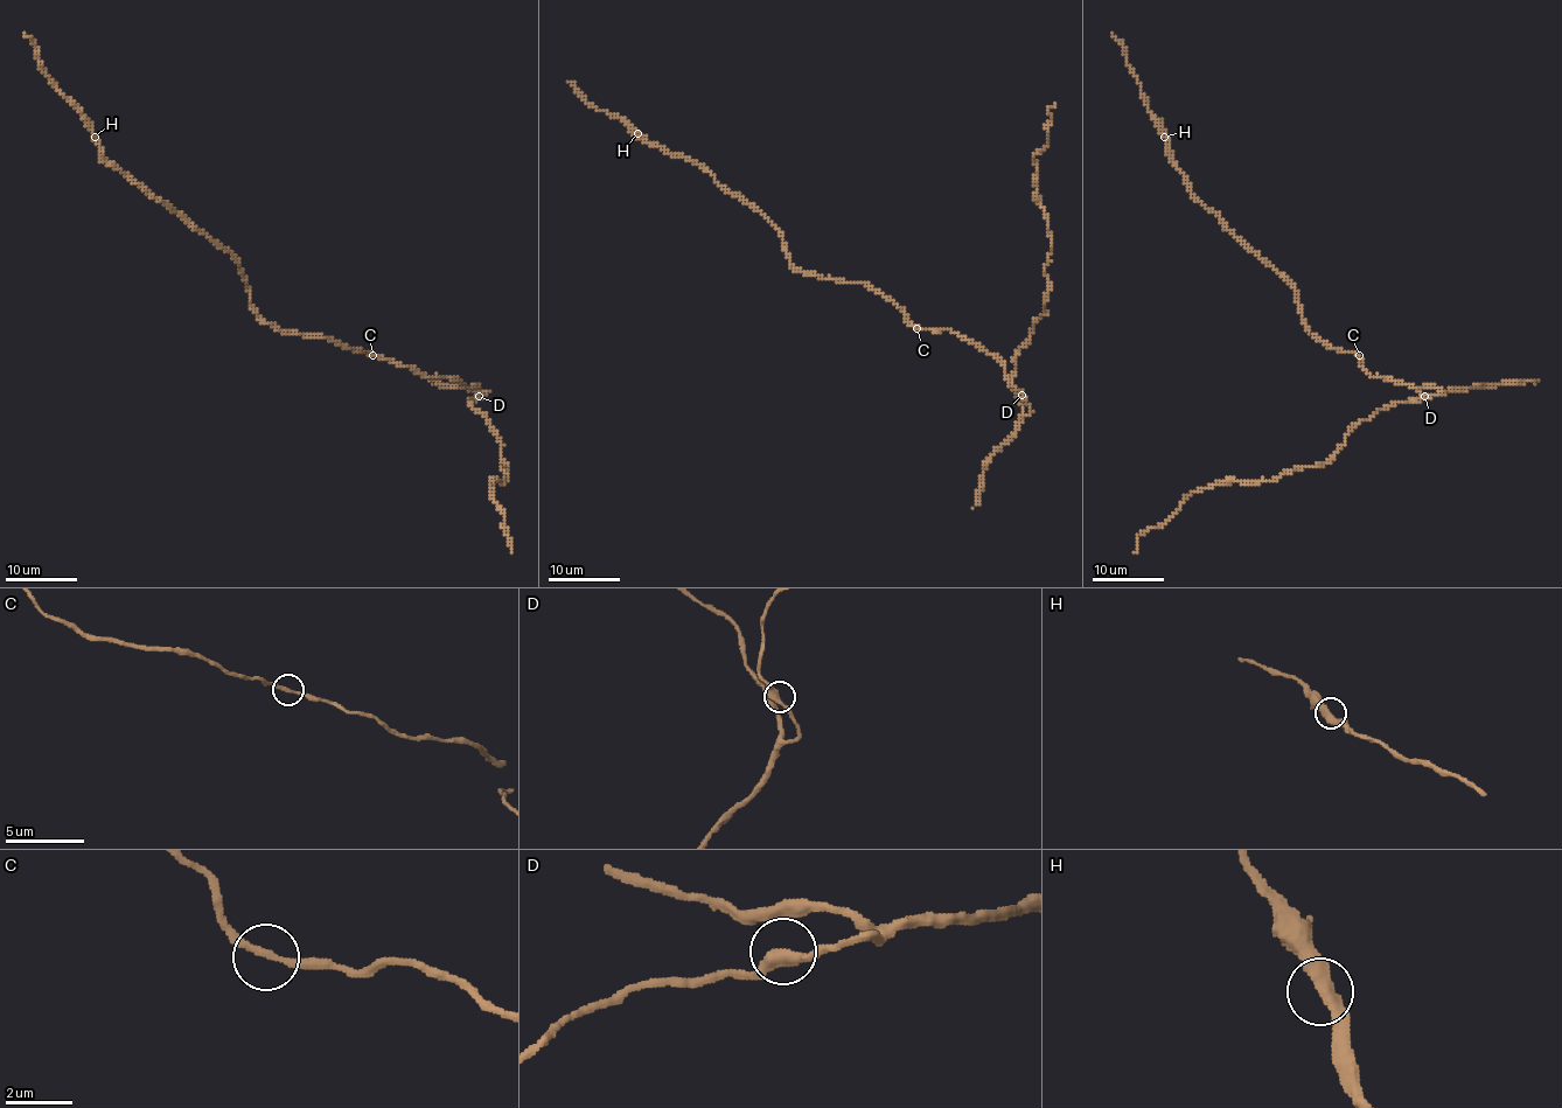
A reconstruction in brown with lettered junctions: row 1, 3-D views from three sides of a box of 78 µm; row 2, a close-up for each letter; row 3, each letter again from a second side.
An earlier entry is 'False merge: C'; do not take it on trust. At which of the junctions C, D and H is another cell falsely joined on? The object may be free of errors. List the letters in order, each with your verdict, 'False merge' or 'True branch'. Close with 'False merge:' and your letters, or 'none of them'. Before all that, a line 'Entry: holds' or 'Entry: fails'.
Entry: fails
C: True branch
D: True branch
H: True branch
False merge: none of them

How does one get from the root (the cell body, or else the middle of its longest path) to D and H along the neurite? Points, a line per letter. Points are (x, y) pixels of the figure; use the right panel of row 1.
D: (1357, 356), (1371, 376), (1414, 387), (1436, 387), (1444, 392), (1424, 396)
H: (1357, 356), (1351, 352), (1330, 348), (1306, 329), (1297, 292), (1192, 194), (1185, 175), (1170, 158), (1163, 136)

